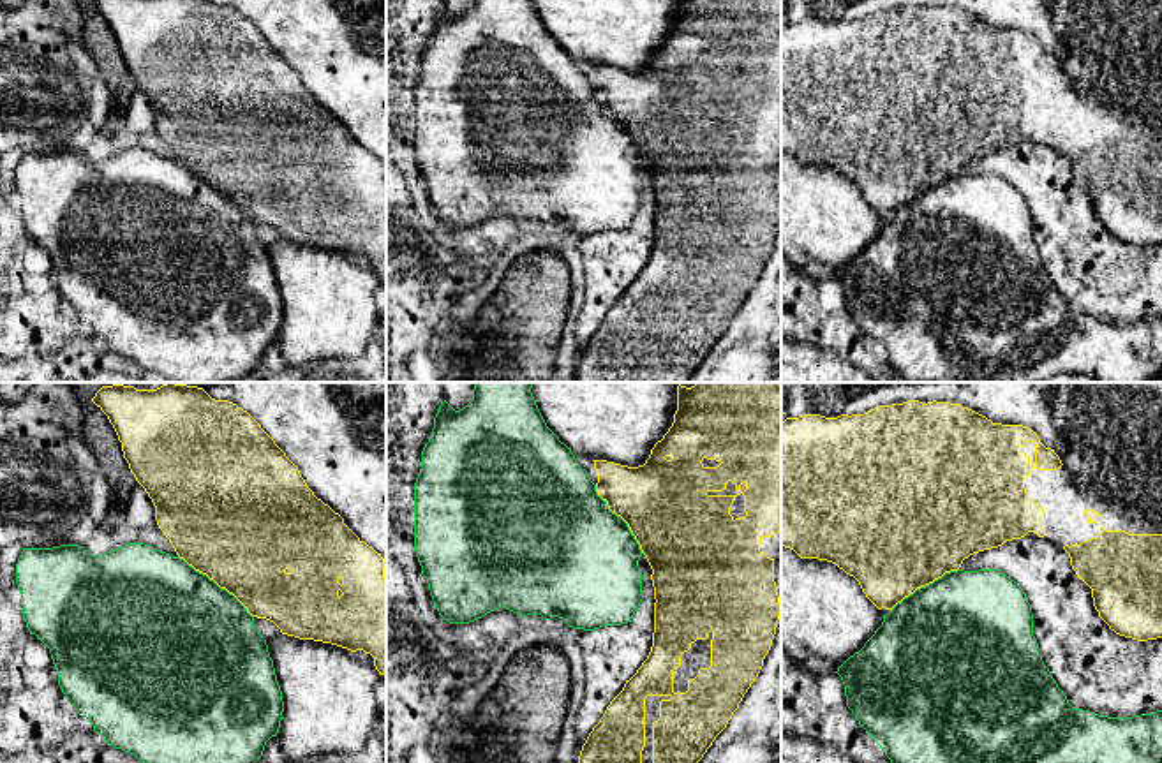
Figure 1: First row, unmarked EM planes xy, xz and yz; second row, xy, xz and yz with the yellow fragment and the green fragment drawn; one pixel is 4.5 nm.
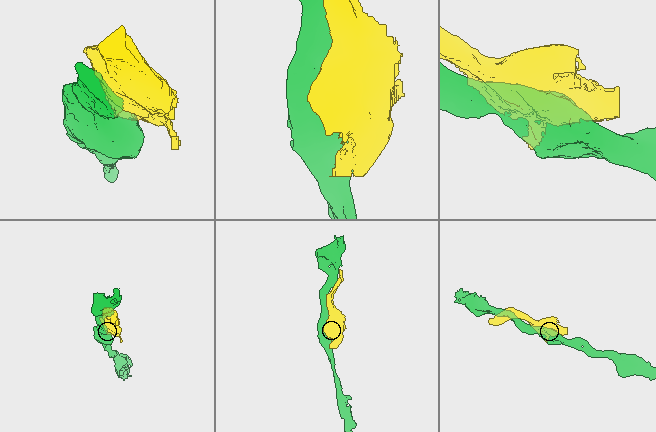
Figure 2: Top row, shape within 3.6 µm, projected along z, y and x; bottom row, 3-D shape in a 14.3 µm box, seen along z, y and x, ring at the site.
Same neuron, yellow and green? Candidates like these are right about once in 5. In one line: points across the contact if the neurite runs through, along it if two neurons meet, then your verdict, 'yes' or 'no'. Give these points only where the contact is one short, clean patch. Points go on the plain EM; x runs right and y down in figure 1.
along xy (178, 161), (224, 192), (253, 222) | no

